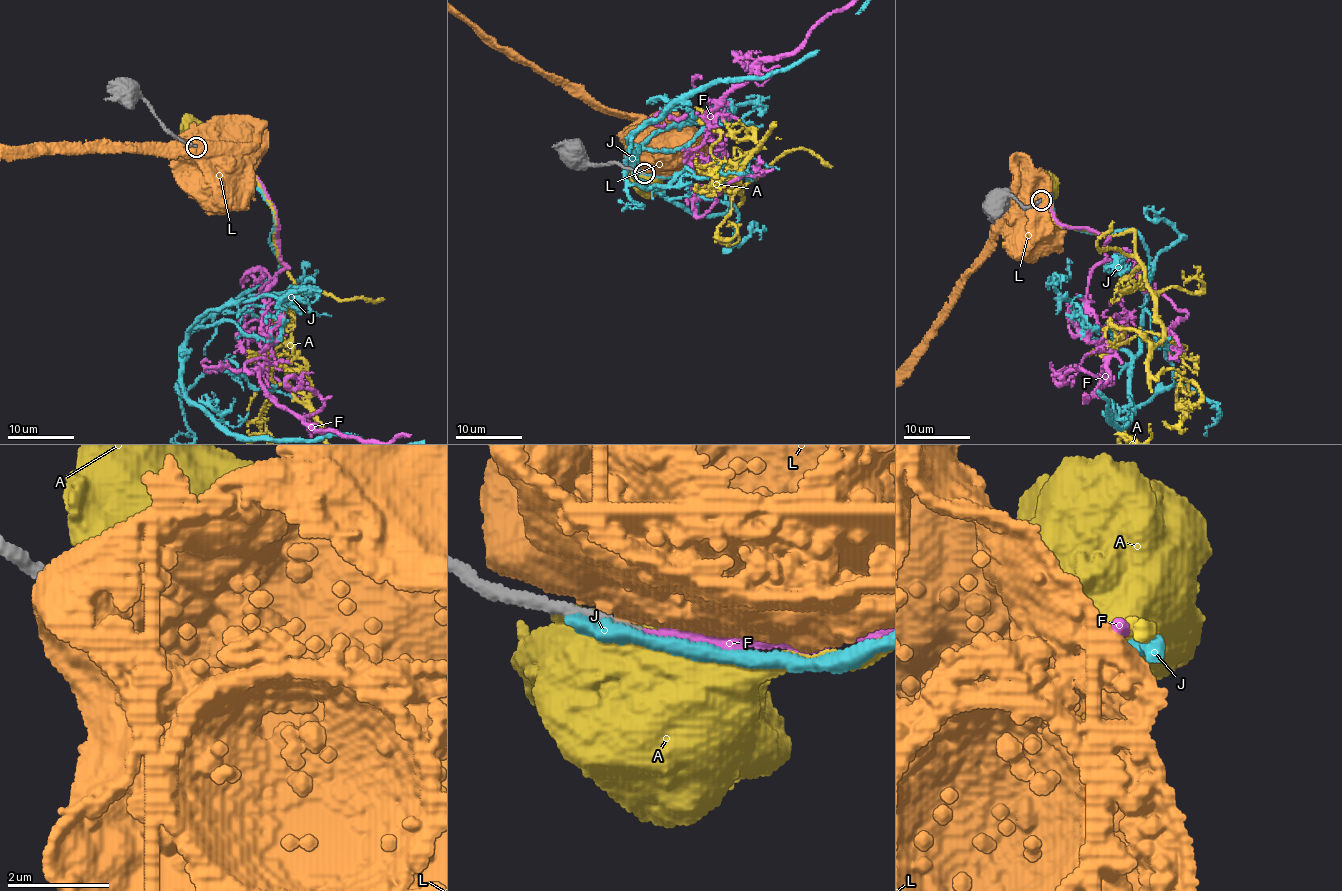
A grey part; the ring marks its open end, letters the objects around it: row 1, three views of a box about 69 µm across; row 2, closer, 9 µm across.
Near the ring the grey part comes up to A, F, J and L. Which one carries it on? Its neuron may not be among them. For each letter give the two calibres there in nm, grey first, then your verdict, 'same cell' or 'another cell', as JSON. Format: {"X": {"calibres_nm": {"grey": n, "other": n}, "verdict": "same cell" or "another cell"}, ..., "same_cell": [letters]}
{"A": {"calibres_nm": {"grey": 320, "other": 1000}, "verdict": "another cell"}, "F": {"calibres_nm": {"grey": 240, "other": 220}, "verdict": "same cell"}, "J": {"calibres_nm": {"grey": 320, "other": 480}, "verdict": "another cell"}, "L": {"calibres_nm": {"grey": 300, "other": 800}, "verdict": "another cell"}, "same_cell": ["F"]}

